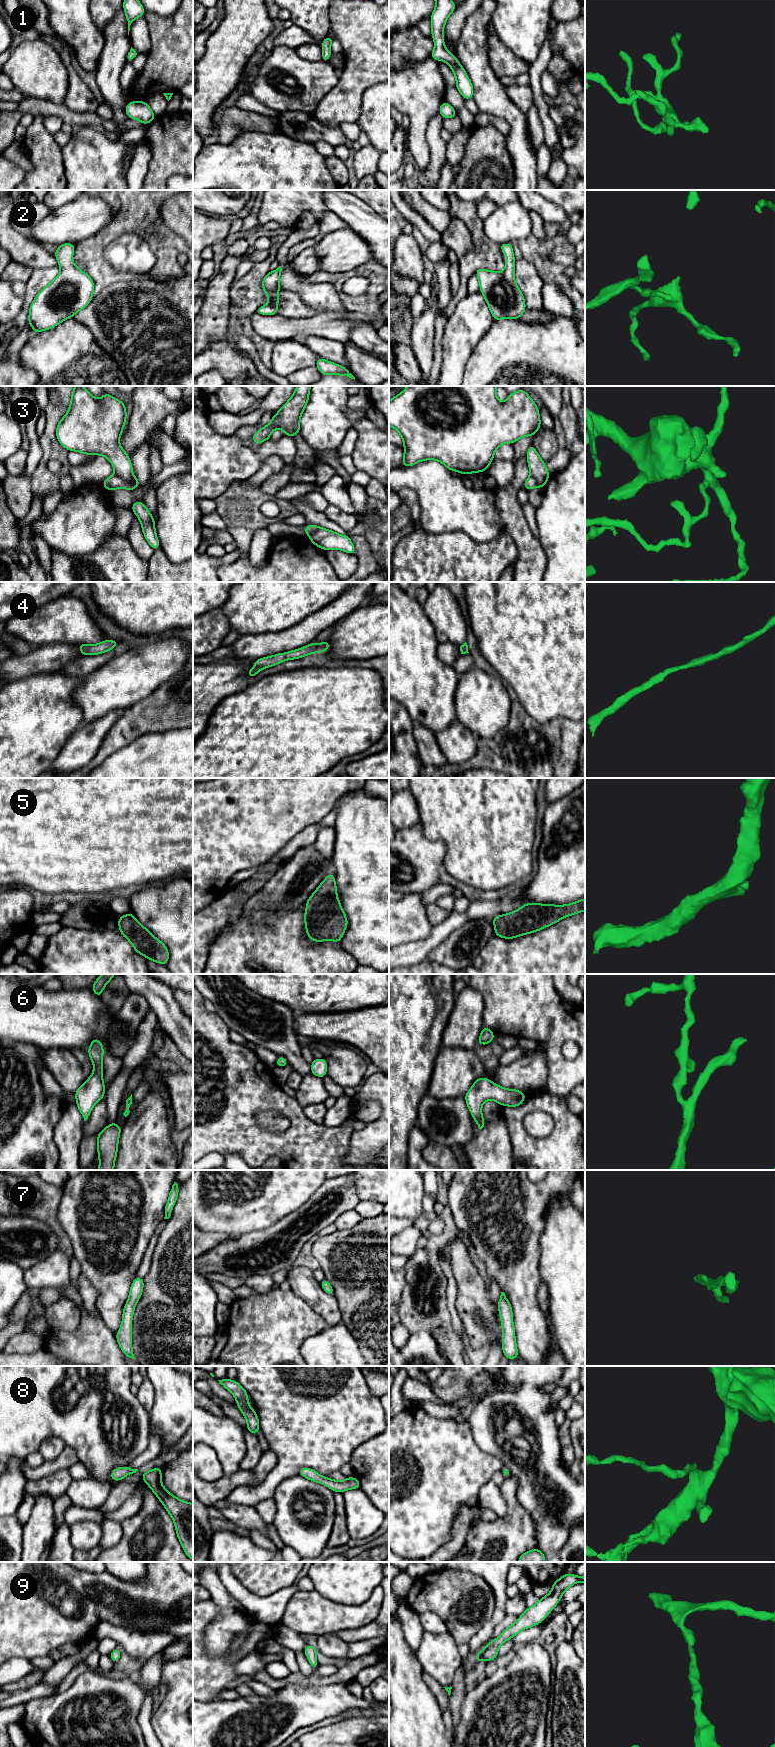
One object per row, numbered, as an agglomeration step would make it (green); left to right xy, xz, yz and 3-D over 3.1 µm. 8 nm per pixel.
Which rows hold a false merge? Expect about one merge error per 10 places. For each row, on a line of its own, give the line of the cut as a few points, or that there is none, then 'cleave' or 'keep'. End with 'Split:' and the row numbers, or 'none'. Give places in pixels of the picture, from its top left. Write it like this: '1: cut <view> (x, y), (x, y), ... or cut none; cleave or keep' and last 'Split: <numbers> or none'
1: cut none; keep
2: cut none; keep
3: cut xy (115, 473), (127, 481), (138, 483); cleave
4: cut none; keep
5: cut none; keep
6: cut none; keep
7: cut none; keep
8: cut none; keep
9: cut none; keep
Split: 3

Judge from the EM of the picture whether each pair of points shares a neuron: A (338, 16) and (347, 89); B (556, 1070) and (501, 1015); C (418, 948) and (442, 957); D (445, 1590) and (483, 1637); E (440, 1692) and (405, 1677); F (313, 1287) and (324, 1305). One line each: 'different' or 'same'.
A: same
B: same
C: different
D: different
E: different
F: same

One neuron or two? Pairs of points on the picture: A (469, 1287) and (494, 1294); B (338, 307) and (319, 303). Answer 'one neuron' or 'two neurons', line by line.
A: two neurons
B: one neuron

